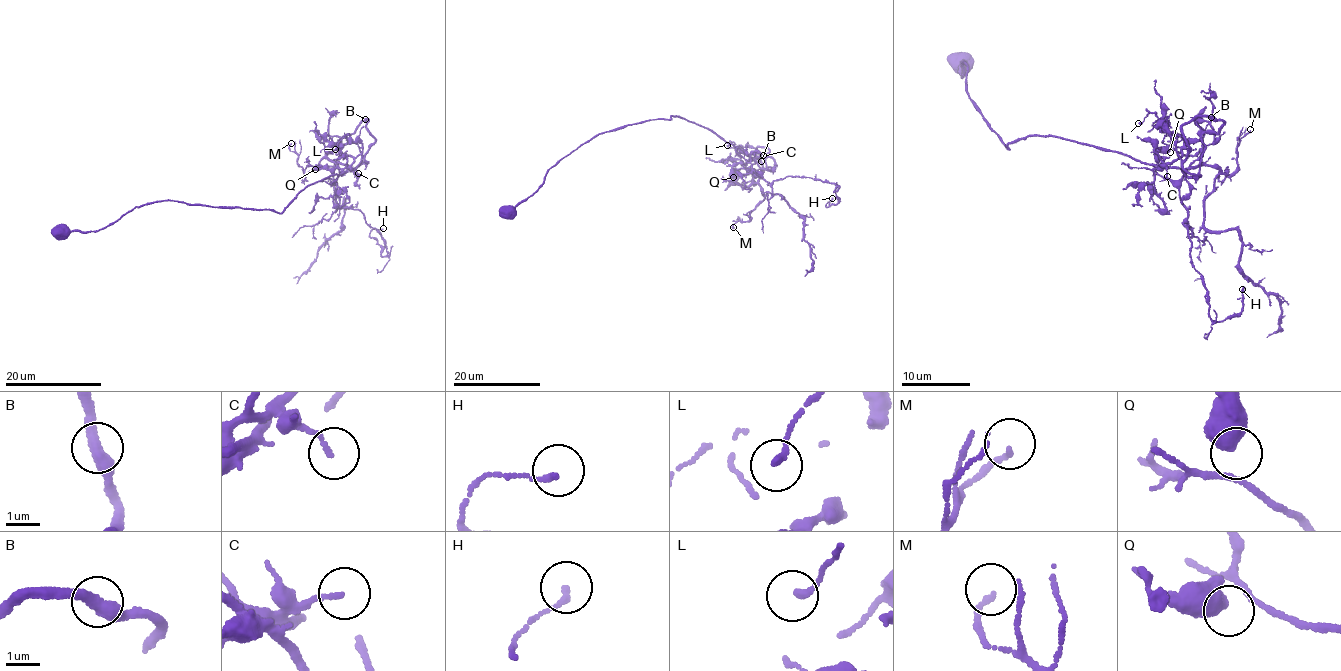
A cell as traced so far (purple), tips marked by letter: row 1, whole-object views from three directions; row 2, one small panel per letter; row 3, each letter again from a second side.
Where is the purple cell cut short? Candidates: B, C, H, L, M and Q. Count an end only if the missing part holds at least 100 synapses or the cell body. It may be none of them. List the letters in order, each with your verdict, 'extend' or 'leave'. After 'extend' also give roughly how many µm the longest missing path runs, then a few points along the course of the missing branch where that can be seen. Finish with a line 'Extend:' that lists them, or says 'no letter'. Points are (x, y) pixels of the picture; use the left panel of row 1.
B: leave
C: leave
H: leave
L: leave
M: leave
Q: leave
Extend: no letter

